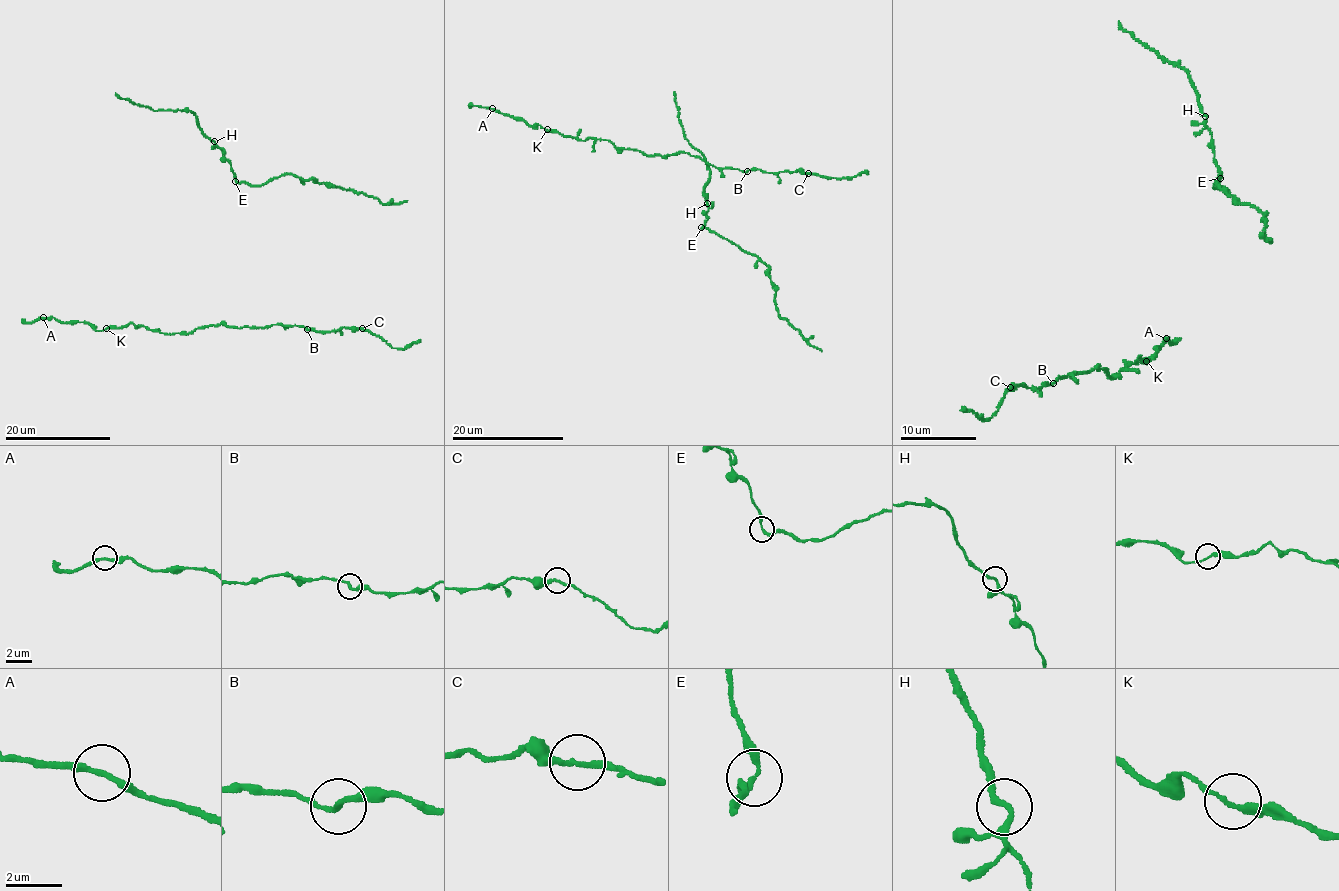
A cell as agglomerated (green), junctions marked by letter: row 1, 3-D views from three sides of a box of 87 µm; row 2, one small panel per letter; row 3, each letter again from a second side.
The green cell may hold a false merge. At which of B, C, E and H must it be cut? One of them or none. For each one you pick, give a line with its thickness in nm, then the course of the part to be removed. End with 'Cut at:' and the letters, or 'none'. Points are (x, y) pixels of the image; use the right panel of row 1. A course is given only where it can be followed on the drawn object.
Cut at: none

